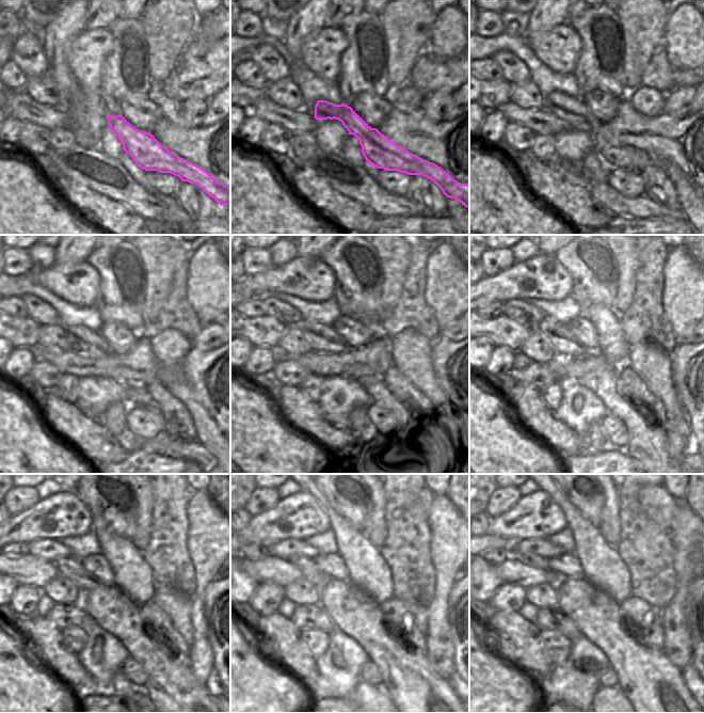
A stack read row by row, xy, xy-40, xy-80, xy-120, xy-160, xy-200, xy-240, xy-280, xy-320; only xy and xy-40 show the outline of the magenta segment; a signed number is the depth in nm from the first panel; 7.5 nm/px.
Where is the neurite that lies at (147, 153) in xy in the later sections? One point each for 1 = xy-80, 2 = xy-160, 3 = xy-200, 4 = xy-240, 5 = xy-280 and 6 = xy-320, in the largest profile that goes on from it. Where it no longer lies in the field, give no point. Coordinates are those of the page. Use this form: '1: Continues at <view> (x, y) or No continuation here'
1: Continues at xy-80 (568, 108)
2: Continues at xy-160 (322, 338)
3: Continues at xy-200 (563, 342)
4: Continues at xy-240 (70, 568)
5: Continues at xy-280 (307, 567)
6: Continues at xy-320 (531, 559).

